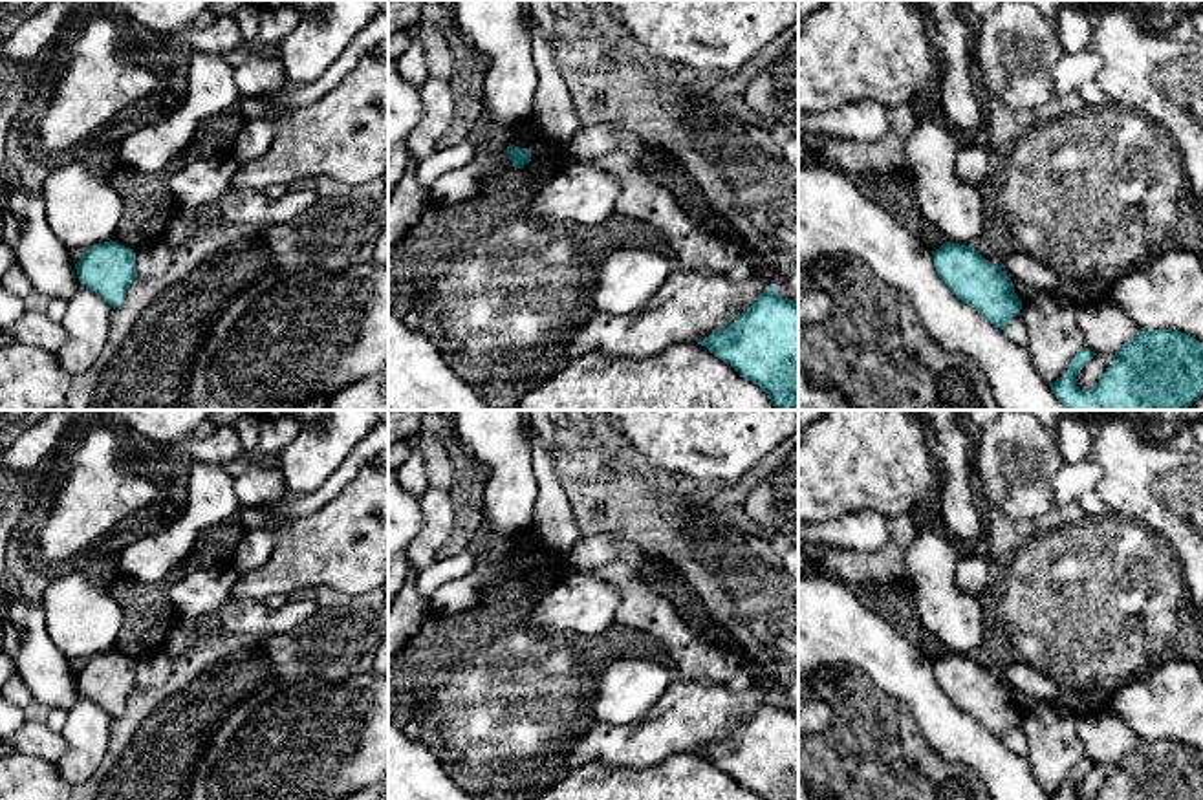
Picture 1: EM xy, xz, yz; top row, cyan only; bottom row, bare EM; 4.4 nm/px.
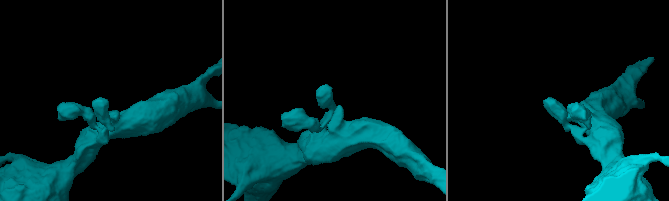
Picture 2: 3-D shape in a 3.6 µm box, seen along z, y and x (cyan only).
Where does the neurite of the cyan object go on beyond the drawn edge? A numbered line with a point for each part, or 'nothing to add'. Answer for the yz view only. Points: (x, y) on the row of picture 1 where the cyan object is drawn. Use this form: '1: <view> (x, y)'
nothing to add

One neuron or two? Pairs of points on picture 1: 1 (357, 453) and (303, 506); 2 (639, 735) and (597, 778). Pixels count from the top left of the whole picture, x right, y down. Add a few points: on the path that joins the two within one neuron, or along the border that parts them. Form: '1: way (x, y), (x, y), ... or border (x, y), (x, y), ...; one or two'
1: way (350, 467), (317, 498); one
2: border (650, 764), (605, 766), (590, 760), (566, 777); two

